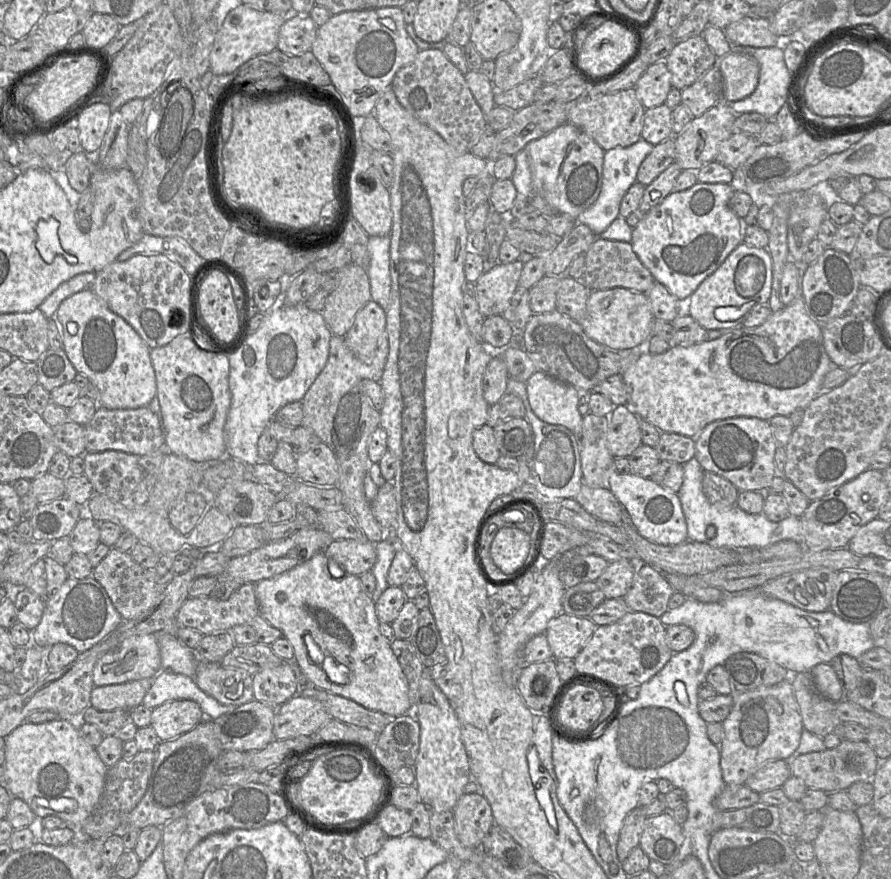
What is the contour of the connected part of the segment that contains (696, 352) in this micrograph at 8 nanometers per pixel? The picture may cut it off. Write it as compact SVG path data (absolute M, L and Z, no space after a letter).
M798 295L789 305L772 313L764 323L757 327L747 328L744 326L736 326L714 340L707 340L690 346L676 345L660 354L647 353L641 355L622 374L628 393L628 401L624 406L640 419L655 426L661 432L676 433L686 437L696 437L706 425L717 420L734 417L754 417L769 421L774 416L789 416L795 410L805 409L815 399L822 387L825 375L832 367L833 363L826 353L823 343L822 326L810 316L803 296Z

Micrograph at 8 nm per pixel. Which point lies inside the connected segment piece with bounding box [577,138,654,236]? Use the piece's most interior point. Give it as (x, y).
(620, 166)

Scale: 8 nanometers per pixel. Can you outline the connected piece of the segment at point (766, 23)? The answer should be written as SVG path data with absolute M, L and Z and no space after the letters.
M744 17L724 29L733 46L768 48L776 47L778 36L770 29L770 21L763 18Z

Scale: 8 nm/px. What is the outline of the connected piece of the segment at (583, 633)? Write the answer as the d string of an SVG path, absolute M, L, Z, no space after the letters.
M561 613L552 619L545 631L553 659L574 659L585 647L597 625L587 617Z

